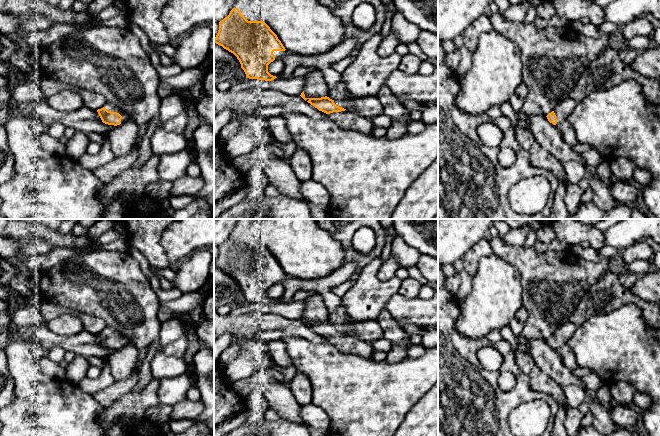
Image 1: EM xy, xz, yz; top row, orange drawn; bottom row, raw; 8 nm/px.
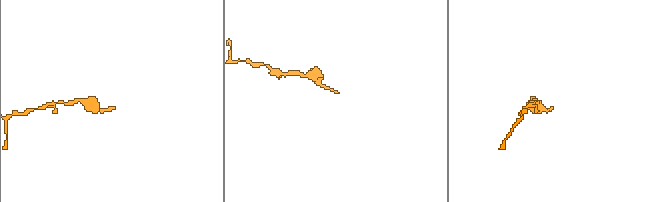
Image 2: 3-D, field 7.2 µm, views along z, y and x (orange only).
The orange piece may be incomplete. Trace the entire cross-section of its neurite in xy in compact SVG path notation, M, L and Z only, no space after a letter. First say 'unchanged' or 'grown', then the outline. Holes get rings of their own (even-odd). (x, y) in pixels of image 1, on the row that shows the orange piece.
grown; M107 103L103 108L97 110L103 123L108 125L120 125L128 119L137 121L137 117L130 114L127 110L121 110L111 103Z

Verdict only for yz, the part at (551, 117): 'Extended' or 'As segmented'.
Extended

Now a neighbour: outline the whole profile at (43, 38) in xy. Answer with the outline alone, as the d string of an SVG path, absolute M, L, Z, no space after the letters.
M94 18L95 22L92 25L85 27L71 26L65 23L53 24L47 29L38 30L28 35L28 42L32 47L40 47L42 49L53 44L57 40L80 30L88 28L101 27L101 22L97 18Z

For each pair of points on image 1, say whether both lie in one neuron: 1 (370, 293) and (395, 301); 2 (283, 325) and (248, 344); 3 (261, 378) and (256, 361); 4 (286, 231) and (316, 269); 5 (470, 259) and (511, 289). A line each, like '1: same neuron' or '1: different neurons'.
1: different neurons
2: different neurons
3: different neurons
4: same neuron
5: different neurons

